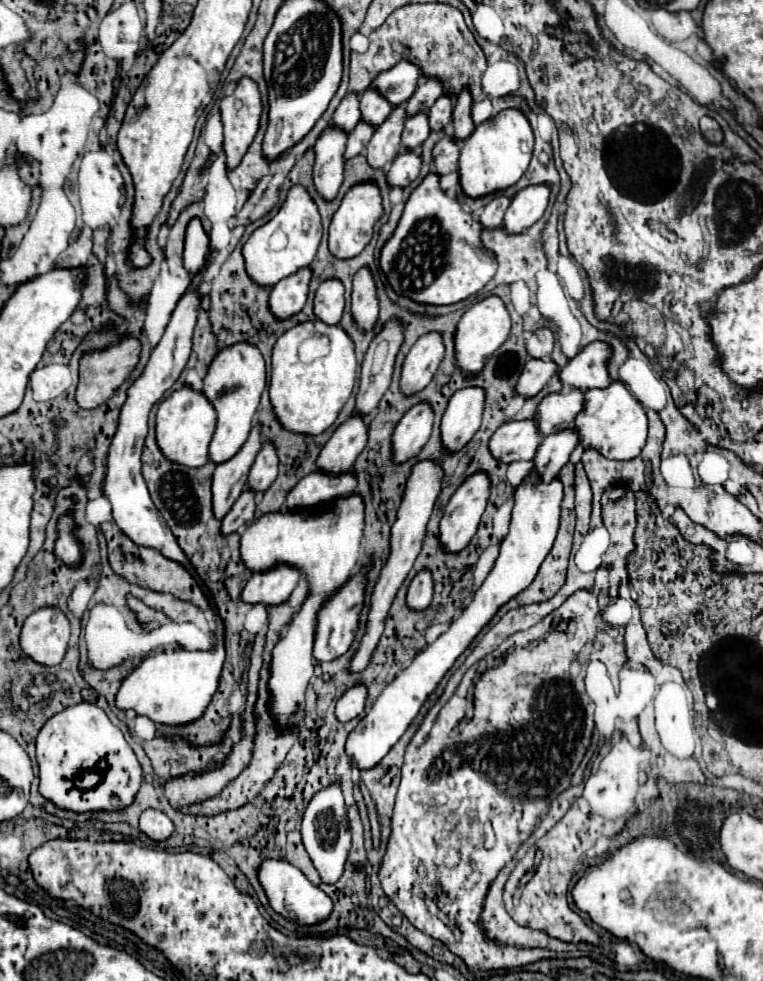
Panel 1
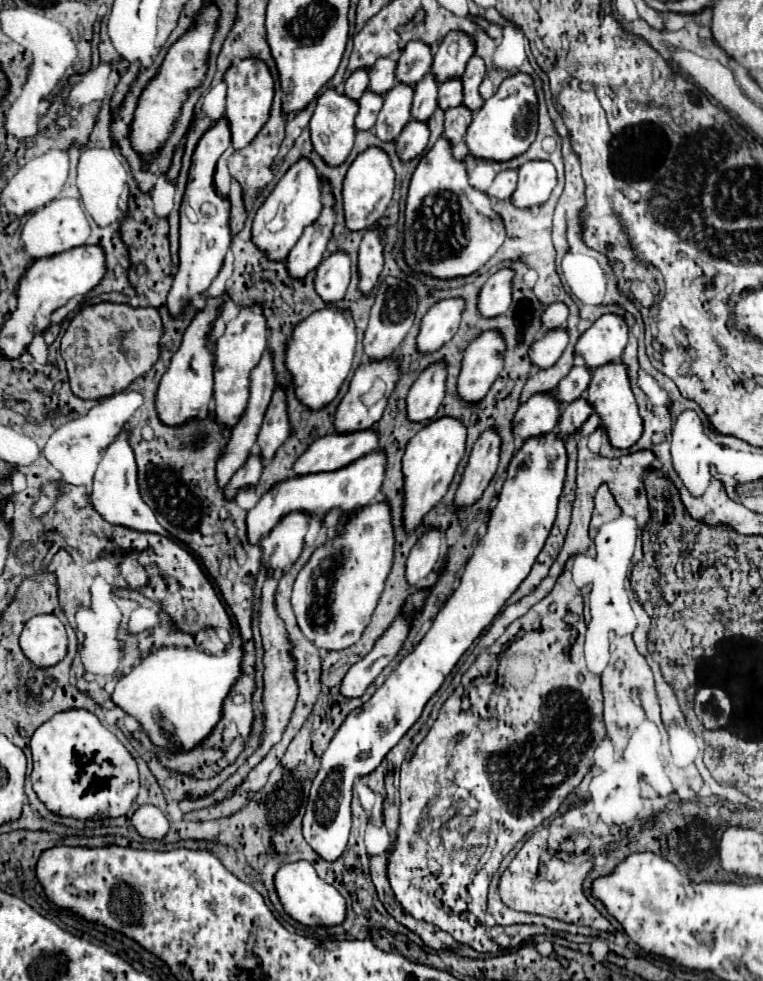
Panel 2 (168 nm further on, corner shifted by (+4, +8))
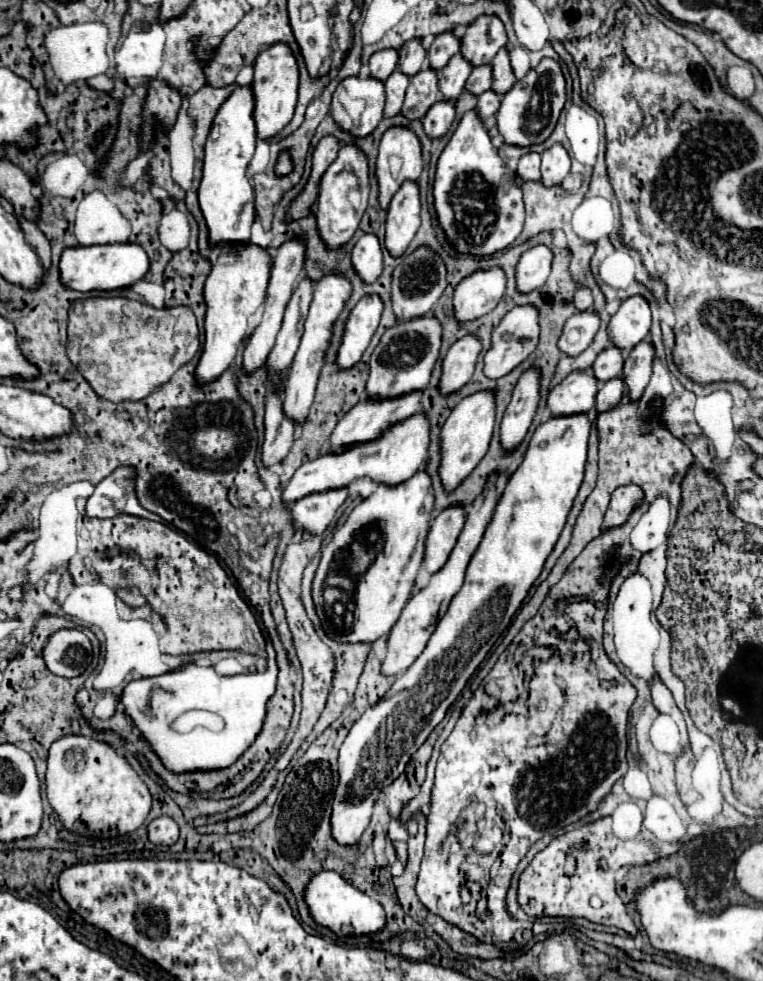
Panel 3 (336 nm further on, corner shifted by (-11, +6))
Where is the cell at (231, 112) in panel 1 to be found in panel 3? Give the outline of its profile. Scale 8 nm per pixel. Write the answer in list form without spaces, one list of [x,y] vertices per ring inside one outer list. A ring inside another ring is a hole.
[[[285,43],[271,45],[255,59],[255,77],[251,89],[255,95],[253,119],[257,127],[257,139],[275,137],[291,121],[297,103],[297,85],[299,85],[299,69],[291,49]]]

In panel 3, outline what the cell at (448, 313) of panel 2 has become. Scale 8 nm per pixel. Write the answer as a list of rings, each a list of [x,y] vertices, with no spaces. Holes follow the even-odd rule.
[[[501,269],[479,271],[465,277],[453,295],[455,319],[475,321],[495,309],[505,293],[505,273]]]

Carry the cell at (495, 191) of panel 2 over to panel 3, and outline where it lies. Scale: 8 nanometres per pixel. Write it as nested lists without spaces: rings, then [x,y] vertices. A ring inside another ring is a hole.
[[[527,153],[519,159],[517,165],[517,173],[515,179],[523,181],[539,181],[541,173],[539,173],[539,165],[541,165],[541,155],[539,153]]]

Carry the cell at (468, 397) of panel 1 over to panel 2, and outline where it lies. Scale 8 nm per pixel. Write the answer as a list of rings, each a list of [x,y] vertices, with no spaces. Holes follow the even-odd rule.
[[[498,329],[482,331],[464,351],[462,371],[458,377],[458,393],[464,401],[480,401],[488,393],[504,367],[506,341]]]

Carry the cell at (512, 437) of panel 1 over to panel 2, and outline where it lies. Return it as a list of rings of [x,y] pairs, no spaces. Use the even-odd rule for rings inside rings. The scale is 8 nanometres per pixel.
[[[544,391],[532,395],[520,405],[514,417],[514,433],[522,439],[538,437],[540,433],[550,433],[556,429],[560,419],[562,403],[556,399],[554,391]]]

